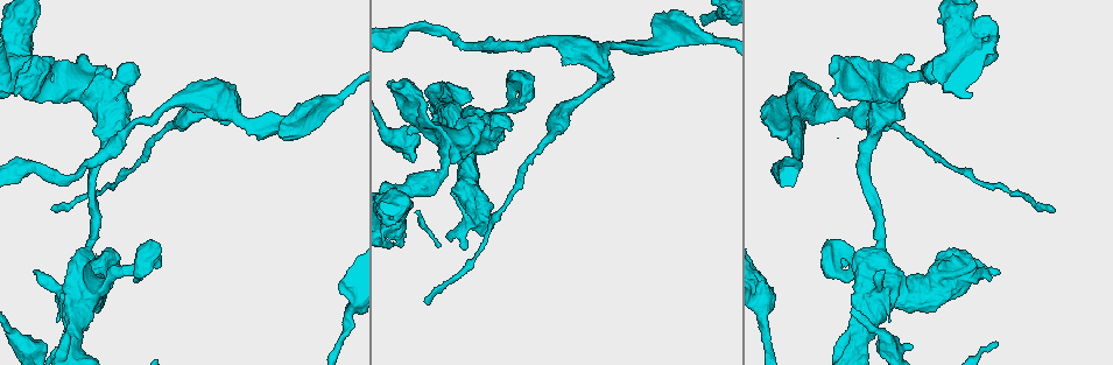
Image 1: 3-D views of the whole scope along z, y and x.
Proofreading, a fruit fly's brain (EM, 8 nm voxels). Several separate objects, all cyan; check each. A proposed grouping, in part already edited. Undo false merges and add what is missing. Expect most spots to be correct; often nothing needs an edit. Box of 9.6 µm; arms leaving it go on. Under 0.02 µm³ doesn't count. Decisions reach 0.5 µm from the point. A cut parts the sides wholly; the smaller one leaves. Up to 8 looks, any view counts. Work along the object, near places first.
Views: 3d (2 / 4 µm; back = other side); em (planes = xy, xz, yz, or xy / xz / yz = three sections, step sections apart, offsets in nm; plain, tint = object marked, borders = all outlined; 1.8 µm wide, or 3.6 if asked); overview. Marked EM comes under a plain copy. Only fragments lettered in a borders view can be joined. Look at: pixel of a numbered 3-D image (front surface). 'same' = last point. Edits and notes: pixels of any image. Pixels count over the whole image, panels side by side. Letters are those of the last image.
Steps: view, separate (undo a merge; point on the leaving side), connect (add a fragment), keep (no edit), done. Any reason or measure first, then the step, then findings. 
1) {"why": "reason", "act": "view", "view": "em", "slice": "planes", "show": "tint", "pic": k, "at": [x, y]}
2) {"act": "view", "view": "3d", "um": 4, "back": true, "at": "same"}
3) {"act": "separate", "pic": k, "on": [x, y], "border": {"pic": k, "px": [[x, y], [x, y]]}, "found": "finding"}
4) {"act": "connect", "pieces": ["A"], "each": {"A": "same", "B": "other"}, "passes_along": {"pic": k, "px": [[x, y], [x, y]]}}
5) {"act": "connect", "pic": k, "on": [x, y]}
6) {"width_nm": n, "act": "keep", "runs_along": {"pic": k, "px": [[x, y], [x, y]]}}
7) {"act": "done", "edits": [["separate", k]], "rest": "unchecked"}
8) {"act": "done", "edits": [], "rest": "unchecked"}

{"act": "view", "view": "em", "slice": "xz", "step": 16, "show": "borders", "pic": 1, "at": [414, 160]}

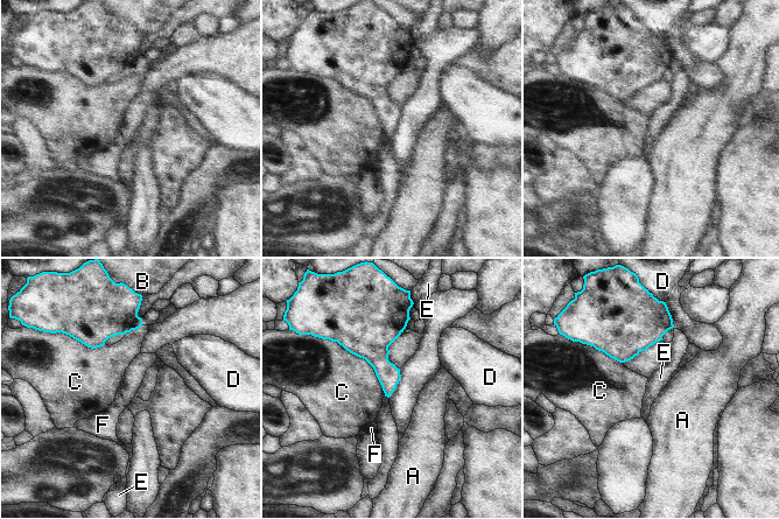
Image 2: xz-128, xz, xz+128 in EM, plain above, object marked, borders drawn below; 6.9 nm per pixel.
{"width_nm": 160, "act": "keep", "each": {"A": "other", "B": "other", "C": "other", "D": "other", "E": "other", "F": "other"}, "border": {"pic": 2, "px": [[385, 395], [388, 398]]}, "found": "no lettered fragment goes on from it"}

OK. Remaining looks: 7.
{"why": "an open end", "act": "view", "view": "em", "slice": "yz", "step": 4, "show": "tint", "pic": 1, "at": [873, 63]}

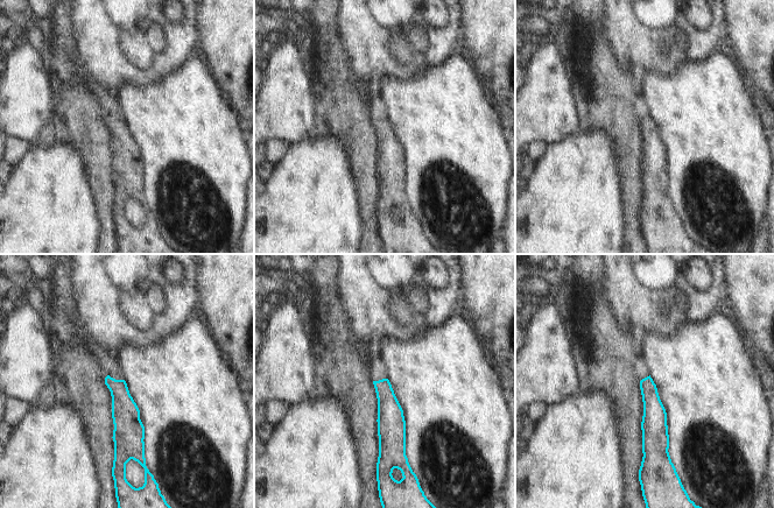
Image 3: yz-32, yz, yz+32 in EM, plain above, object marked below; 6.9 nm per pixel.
{"why": "another direction", "act": "view", "view": "em", "slice": "planes", "show": "borders", "at": "same"}

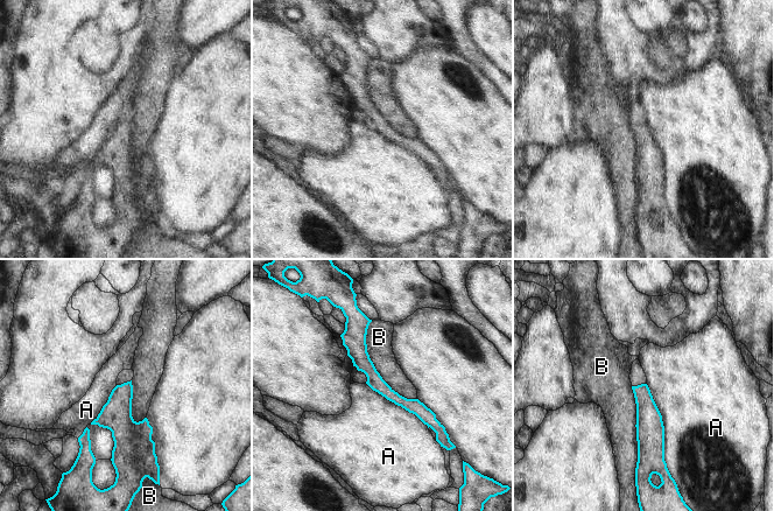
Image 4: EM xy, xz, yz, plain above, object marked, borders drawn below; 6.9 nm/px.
{"act": "keep", "each": {"A": "other", "B": "other"}, "border": {"pic": 4, "px": [[646, 384], [661, 415], [667, 468]]}, "found": "none of them fits"}

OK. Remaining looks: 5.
{"why": "an open end", "act": "view", "view": "em", "um": 3.6, "slice": "planes", "show": "borders", "pic": 1, "at": [656, 21]}

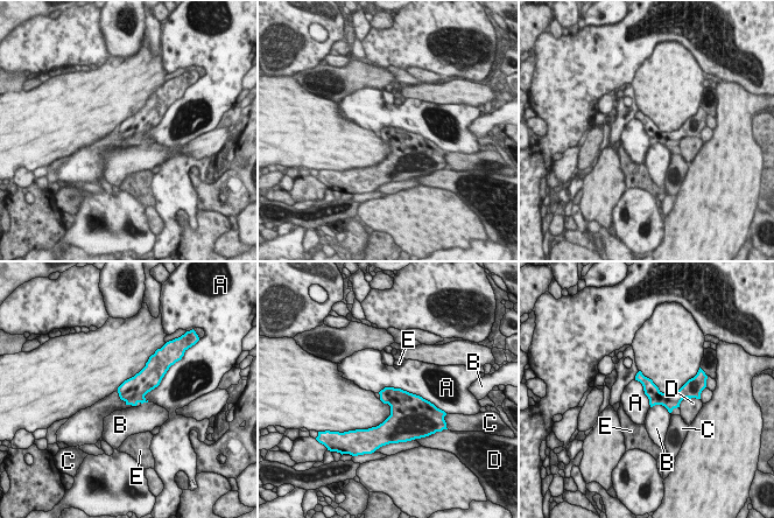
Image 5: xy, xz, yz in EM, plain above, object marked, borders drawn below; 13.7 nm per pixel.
{"width_nm": 200, "act": "keep", "each": {"A": "other", "B": "other", "C": "other", "D": "other", "E": "other"}, "runs_along": {"pic": 5, "px": [[639, 376], [661, 398], [683, 391]]}, "found": "no lettered fragment goes on from it"}

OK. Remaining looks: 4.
{"act": "done", "edits": [], "rest": "unchecked"}

